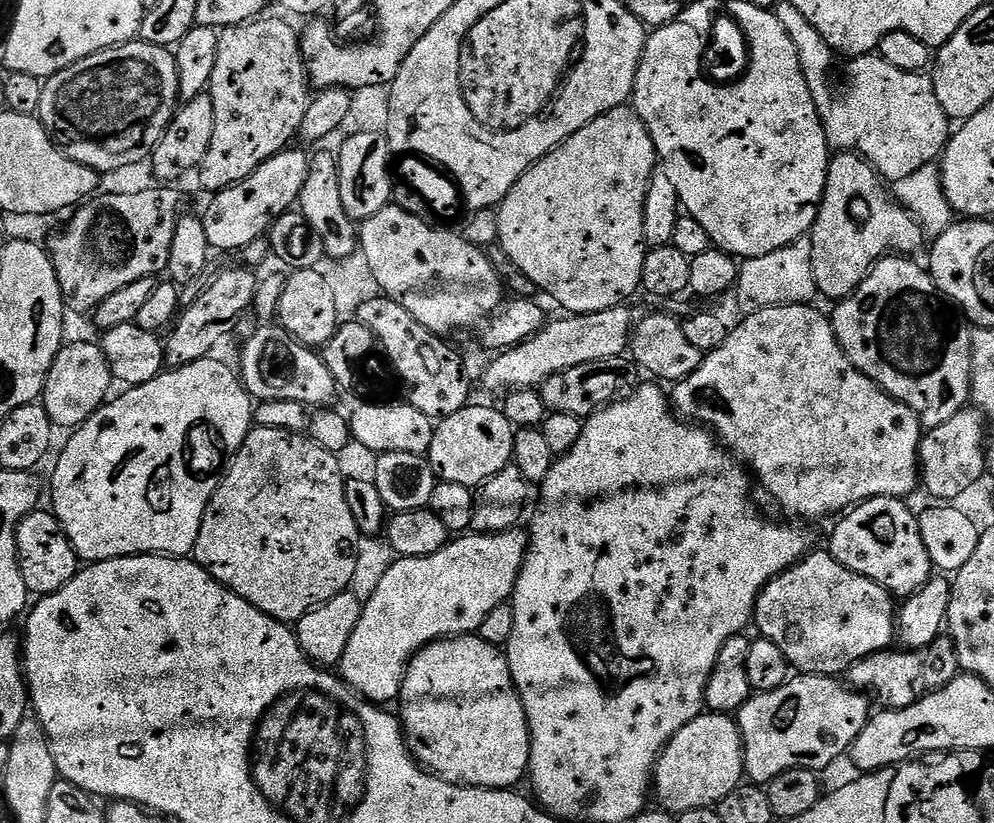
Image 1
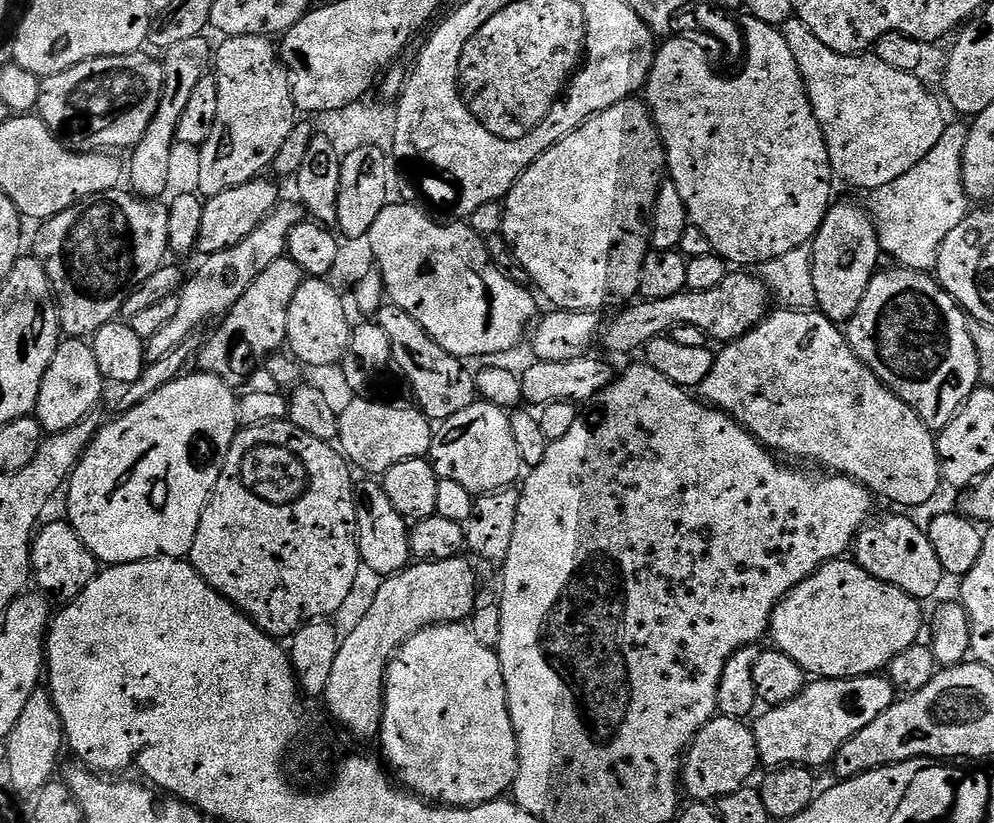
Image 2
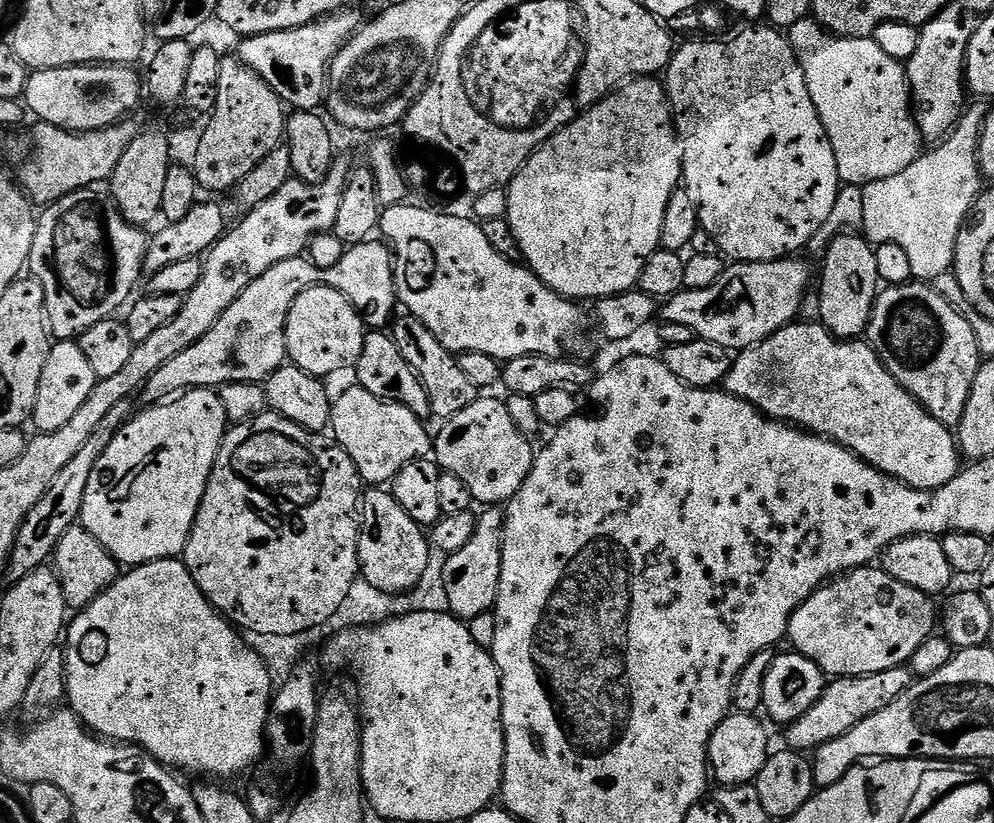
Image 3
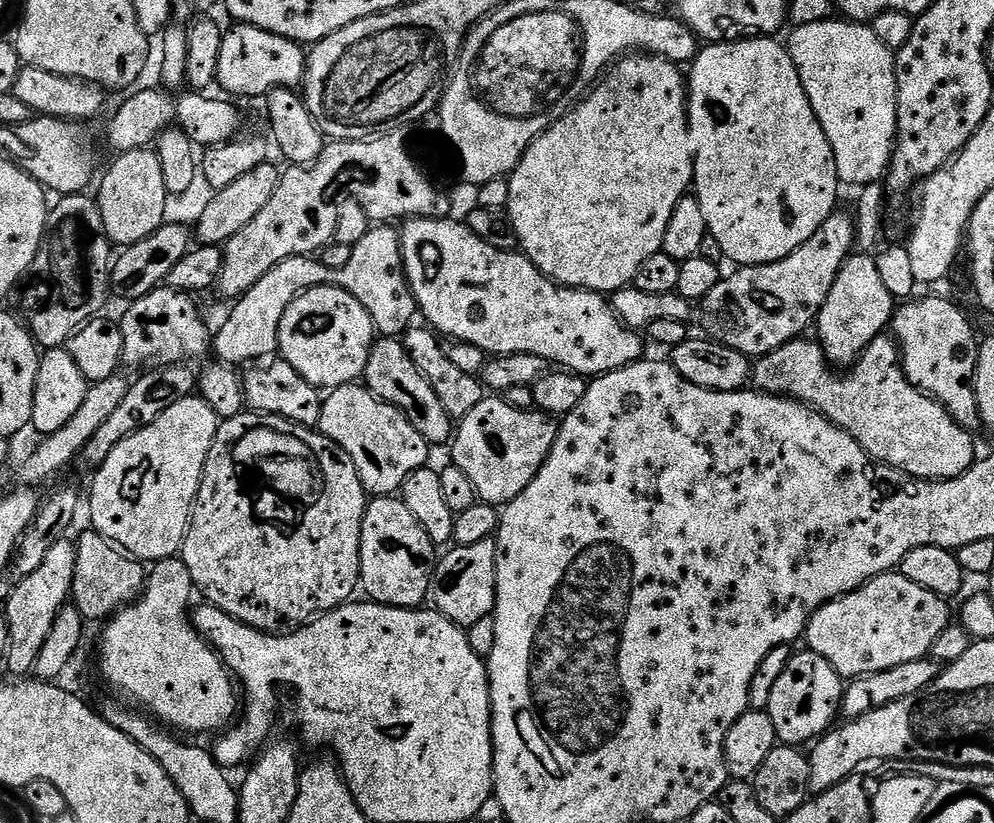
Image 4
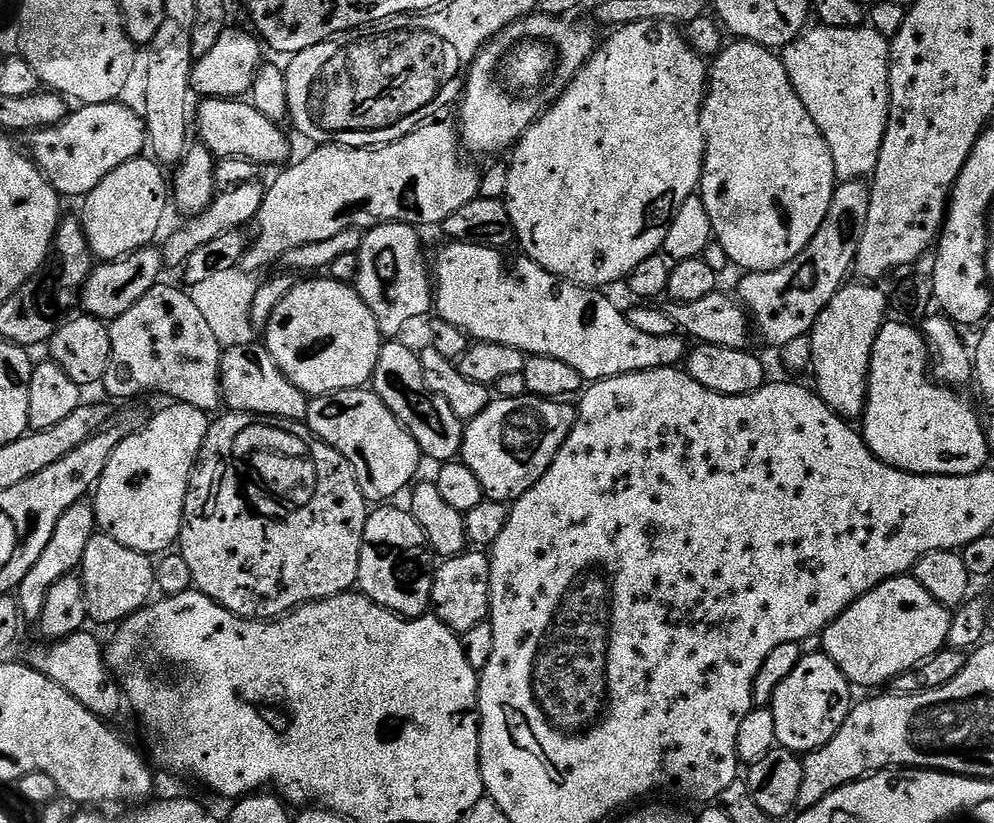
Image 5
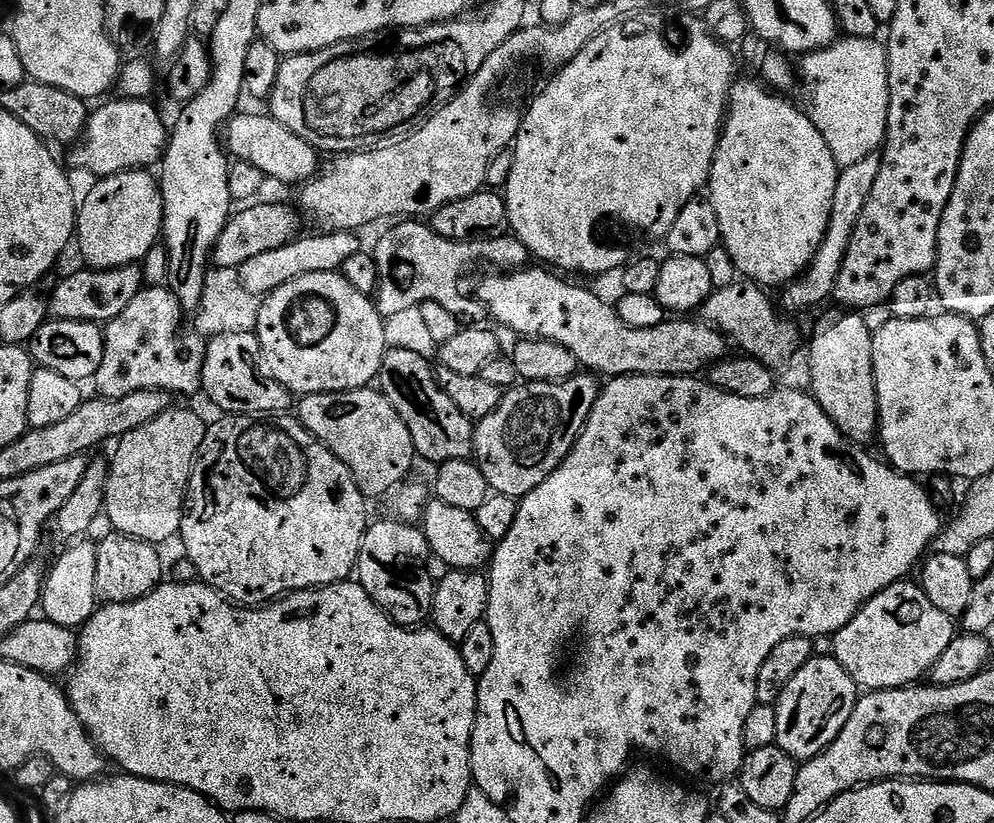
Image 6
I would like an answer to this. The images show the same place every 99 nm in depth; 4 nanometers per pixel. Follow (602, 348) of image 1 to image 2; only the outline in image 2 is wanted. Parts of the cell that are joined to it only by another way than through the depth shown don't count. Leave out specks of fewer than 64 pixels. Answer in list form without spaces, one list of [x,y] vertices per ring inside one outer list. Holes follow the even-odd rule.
[[[732,270],[714,290],[687,290],[674,294],[674,298],[657,300],[641,299],[640,304],[632,302],[617,314],[607,325],[602,336],[602,344],[612,352],[639,353],[644,345],[656,336],[665,335],[674,326],[698,326],[713,341],[731,342],[744,336],[754,326],[758,326],[768,315],[770,289],[759,275],[751,276],[748,270]],[[629,307],[629,308],[628,308]],[[628,308],[628,309],[627,309]],[[612,324],[612,325],[611,325]],[[608,332],[608,333],[607,333]]]

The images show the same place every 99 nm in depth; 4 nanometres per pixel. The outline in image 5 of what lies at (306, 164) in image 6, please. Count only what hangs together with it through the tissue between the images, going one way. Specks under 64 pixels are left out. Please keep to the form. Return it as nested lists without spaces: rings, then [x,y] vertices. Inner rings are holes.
[[[240,98],[201,99],[194,112],[194,128],[195,131],[200,131],[199,143],[216,158],[251,160],[257,166],[280,163],[283,165],[289,159],[288,140],[283,132],[285,129],[279,124],[270,122],[266,114],[258,114],[252,103]]]

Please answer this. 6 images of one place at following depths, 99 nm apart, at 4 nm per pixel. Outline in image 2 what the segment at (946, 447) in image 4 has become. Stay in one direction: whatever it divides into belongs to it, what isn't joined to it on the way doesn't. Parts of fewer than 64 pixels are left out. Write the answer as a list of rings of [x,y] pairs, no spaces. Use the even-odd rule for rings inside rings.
[[[782,310],[784,312],[769,311],[762,323],[754,326],[744,336],[739,336],[737,340],[725,343],[721,352],[715,353],[716,361],[706,374],[706,378],[700,384],[699,395],[713,408],[719,408],[721,412],[729,413],[732,419],[737,420],[741,426],[748,431],[751,436],[756,437],[765,448],[773,453],[789,452],[792,456],[801,456],[804,460],[813,460],[816,464],[821,464],[821,469],[831,470],[833,473],[849,476],[851,480],[857,480],[864,485],[873,497],[884,500],[893,500],[896,504],[901,504],[904,508],[920,508],[923,504],[928,504],[936,496],[936,491],[942,488],[940,478],[940,459],[936,449],[936,436],[933,429],[928,428],[918,418],[902,398],[898,398],[885,384],[878,379],[871,370],[864,365],[863,360],[859,360],[854,354],[852,347],[848,345],[847,335],[842,331],[841,325],[835,324],[830,318],[826,318],[819,310],[793,311]]]

